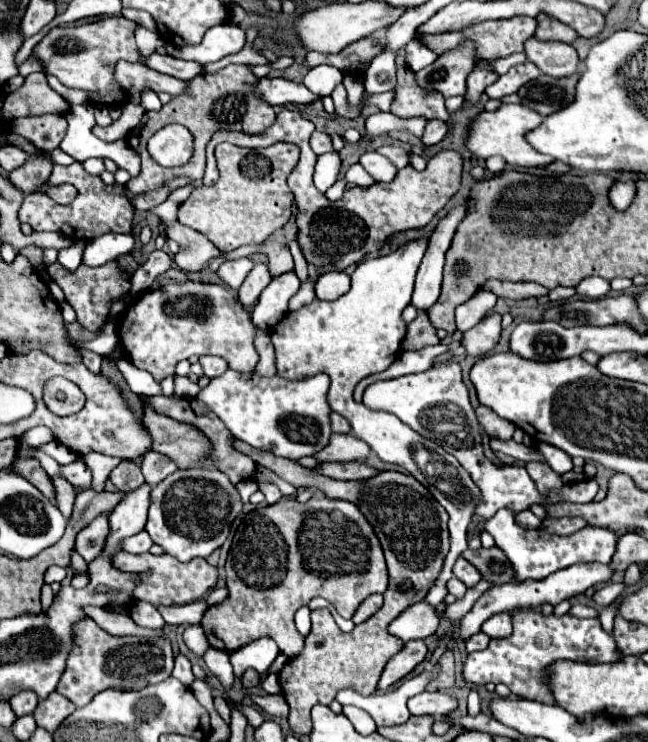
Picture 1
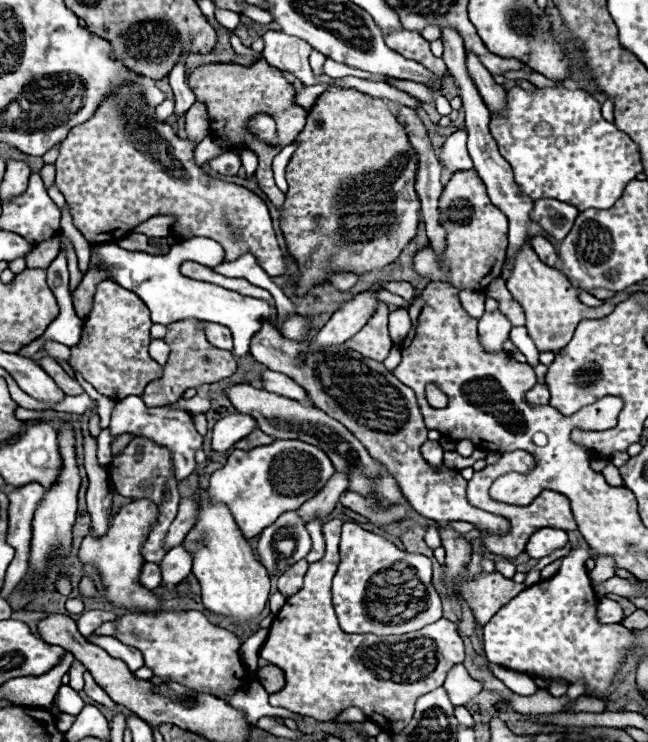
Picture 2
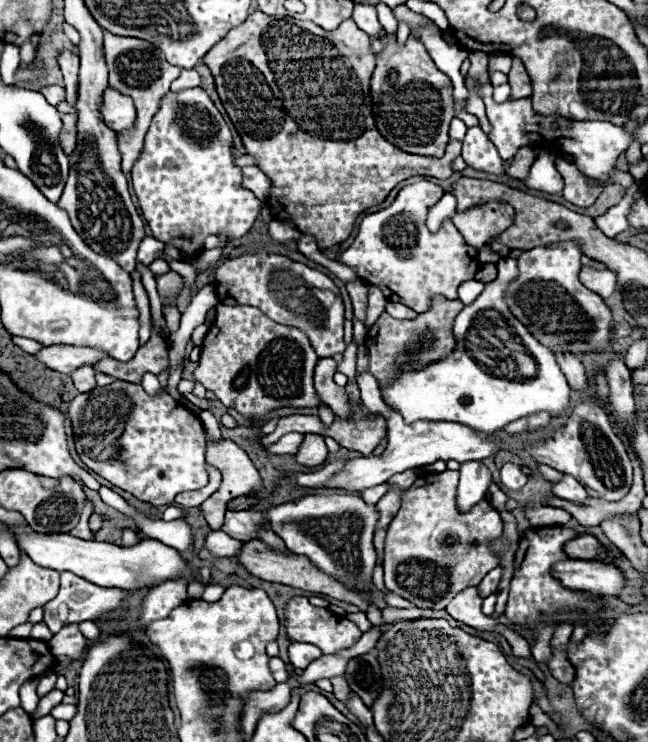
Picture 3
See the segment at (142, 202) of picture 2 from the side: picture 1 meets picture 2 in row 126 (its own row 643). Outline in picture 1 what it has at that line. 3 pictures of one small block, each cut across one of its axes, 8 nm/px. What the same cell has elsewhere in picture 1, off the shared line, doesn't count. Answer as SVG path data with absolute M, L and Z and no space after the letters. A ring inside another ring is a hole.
M92 618L74 624L74 650L66 660L66 670L56 692L70 698L76 706L86 706L98 692L106 688L140 690L148 684L162 682L174 668L172 644L166 636L146 642L140 636L114 636L102 630Z

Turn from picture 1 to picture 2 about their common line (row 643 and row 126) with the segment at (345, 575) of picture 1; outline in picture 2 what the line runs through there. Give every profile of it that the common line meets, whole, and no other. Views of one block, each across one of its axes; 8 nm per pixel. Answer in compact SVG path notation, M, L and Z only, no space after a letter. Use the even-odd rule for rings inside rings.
M262 58L254 62L252 66L240 66L240 64L208 64L196 68L188 78L190 90L196 94L196 102L206 106L208 118L210 118L210 134L214 138L222 138L230 142L230 146L236 146L240 150L252 150L258 156L258 170L254 172L258 186L262 192L274 202L278 210L282 210L284 204L284 192L278 190L272 178L272 158L290 142L296 140L296 136L306 124L308 112L296 106L294 102L294 88L292 84L282 76L282 72L270 64L266 64ZM256 114L268 114L276 122L276 138L278 146L270 146L250 132L250 118Z

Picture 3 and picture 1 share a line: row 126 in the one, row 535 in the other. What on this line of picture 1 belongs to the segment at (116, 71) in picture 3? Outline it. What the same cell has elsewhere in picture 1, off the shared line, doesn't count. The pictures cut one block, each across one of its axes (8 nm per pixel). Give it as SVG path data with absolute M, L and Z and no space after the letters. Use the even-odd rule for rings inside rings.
M146 530L134 534L132 538L124 538L124 540L120 542L120 548L122 548L124 552L130 552L130 554L144 554L144 552L150 550L150 546L152 546L152 538L148 536Z

